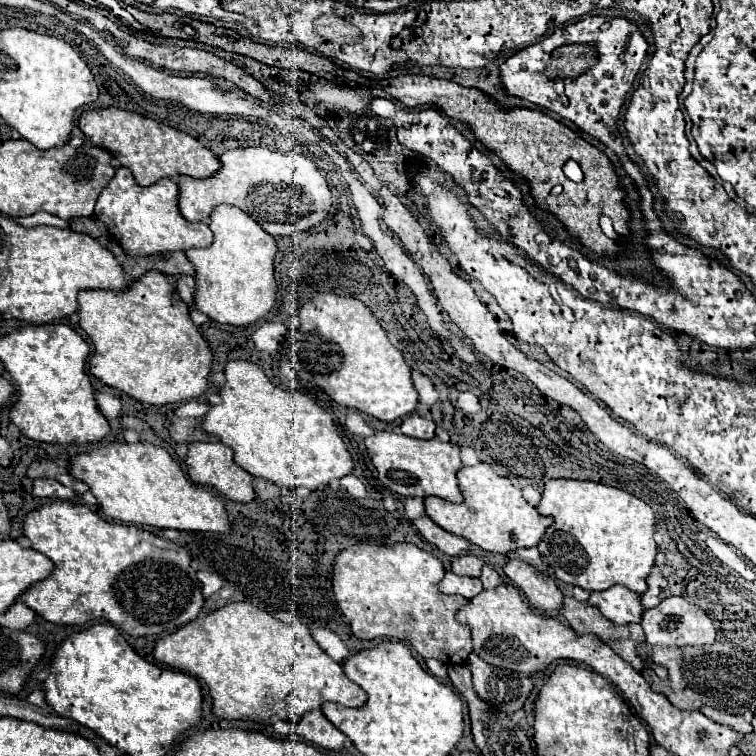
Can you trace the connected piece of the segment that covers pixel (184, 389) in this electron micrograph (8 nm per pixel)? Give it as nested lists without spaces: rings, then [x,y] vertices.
[[[146,272],[126,290],[82,290],[78,318],[94,346],[88,358],[90,374],[104,384],[158,406],[206,392],[212,354],[198,326],[188,318],[188,306],[178,298],[170,276]]]

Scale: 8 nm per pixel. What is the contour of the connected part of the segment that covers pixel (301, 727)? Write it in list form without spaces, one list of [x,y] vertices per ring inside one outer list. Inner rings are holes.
[[[322,710],[306,712],[296,726],[296,734],[302,740],[306,740],[314,746],[326,748],[326,750],[340,750],[346,740],[346,736],[328,722],[328,718],[322,714]]]

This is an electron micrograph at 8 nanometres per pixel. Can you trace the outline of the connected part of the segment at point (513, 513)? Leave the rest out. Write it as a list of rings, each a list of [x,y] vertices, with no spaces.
[[[478,462],[476,466],[462,466],[458,470],[458,486],[464,496],[464,502],[454,504],[438,496],[424,498],[426,514],[444,530],[458,534],[472,544],[488,552],[510,552],[518,548],[530,548],[540,542],[546,528],[554,522],[550,516],[542,516],[530,506],[522,492],[504,476],[498,476],[490,464]]]

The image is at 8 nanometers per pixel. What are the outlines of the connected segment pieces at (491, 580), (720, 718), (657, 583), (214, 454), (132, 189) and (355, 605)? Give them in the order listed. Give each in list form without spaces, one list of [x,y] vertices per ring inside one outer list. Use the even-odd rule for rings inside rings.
[[[484,564],[482,574],[480,574],[480,580],[482,580],[482,584],[484,584],[484,590],[492,590],[492,588],[496,588],[496,586],[502,582],[500,574],[498,574],[492,566],[488,566],[488,564]]]
[[[702,706],[700,712],[704,716],[708,716],[710,720],[714,720],[718,724],[726,724],[726,726],[730,726],[732,730],[736,730],[740,734],[750,734],[752,732],[752,724],[742,716],[728,716],[728,714],[722,714],[722,712],[718,712],[718,710],[710,708],[710,706]]]
[[[650,574],[646,584],[648,584],[648,590],[640,596],[640,602],[642,602],[642,606],[646,610],[650,610],[650,608],[654,608],[658,602],[662,602],[666,598],[668,584],[666,584],[666,578],[662,574]]]
[[[192,442],[192,444],[188,444],[188,456],[186,456],[184,464],[186,464],[186,474],[190,480],[194,480],[194,484],[212,486],[218,494],[222,494],[224,498],[228,498],[232,502],[252,502],[254,500],[252,476],[234,462],[234,452],[228,446],[224,446],[220,442],[214,442],[214,444]]]
[[[120,166],[106,188],[102,190],[96,202],[96,220],[102,220],[110,234],[122,244],[132,256],[138,254],[162,254],[168,250],[186,250],[186,248],[204,248],[214,236],[204,222],[188,222],[178,212],[178,186],[172,178],[162,178],[152,186],[136,184],[132,172]]]
[[[354,544],[344,548],[334,558],[334,574],[332,574],[332,590],[336,596],[336,604],[348,620],[352,632],[362,640],[372,638],[390,638],[398,642],[406,642],[410,648],[418,652],[424,660],[436,658],[448,664],[464,664],[466,656],[472,652],[470,630],[456,622],[456,610],[464,606],[468,600],[464,596],[448,596],[438,590],[438,582],[444,576],[442,562],[420,550],[414,544]]]

